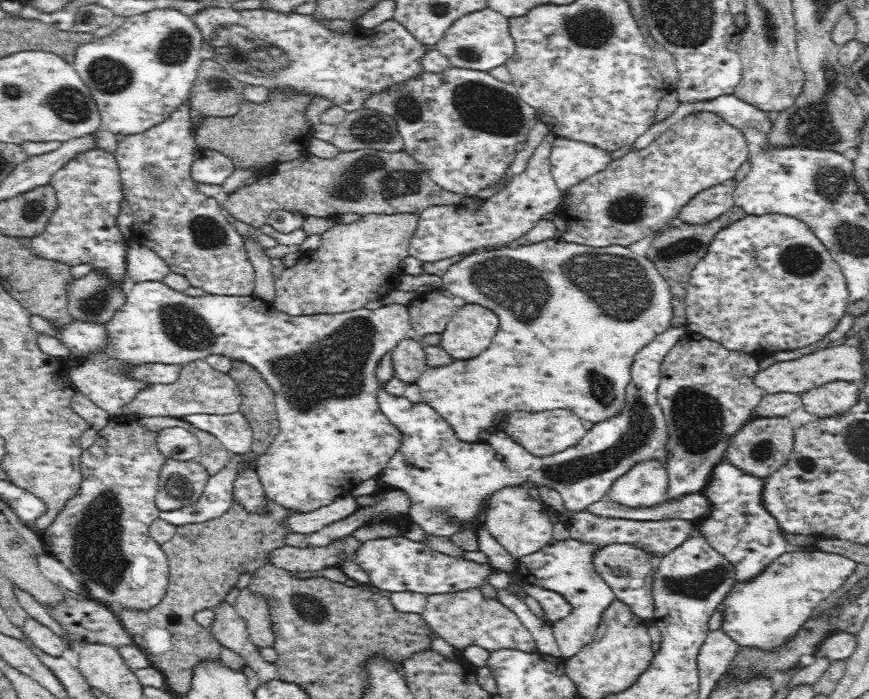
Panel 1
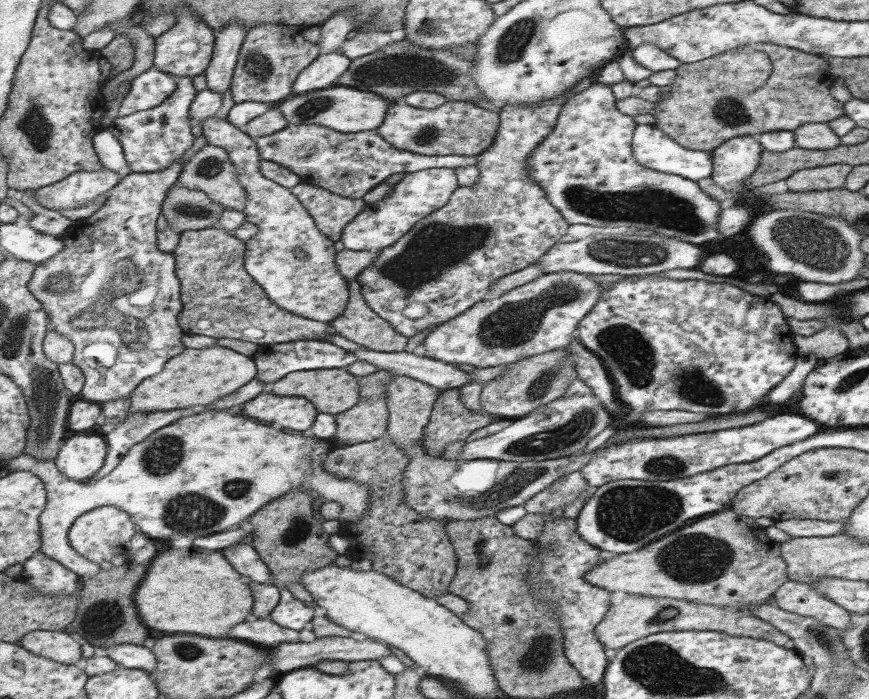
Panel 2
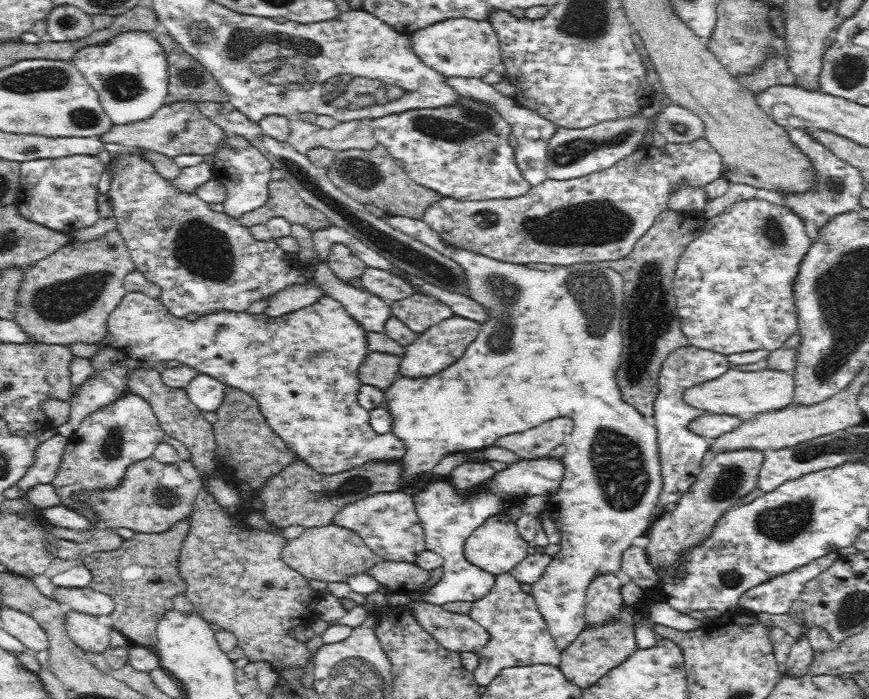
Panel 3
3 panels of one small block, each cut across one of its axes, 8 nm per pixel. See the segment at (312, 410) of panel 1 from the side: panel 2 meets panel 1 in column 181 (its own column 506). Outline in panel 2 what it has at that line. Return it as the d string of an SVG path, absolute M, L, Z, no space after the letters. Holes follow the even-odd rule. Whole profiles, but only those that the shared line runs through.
M571 271L541 273L532 281L508 290L497 298L486 297L477 301L457 317L438 325L423 338L415 352L425 358L449 364L469 364L475 368L511 365L570 344L576 336L579 322L590 312L602 293L603 283L595 283L586 274Z

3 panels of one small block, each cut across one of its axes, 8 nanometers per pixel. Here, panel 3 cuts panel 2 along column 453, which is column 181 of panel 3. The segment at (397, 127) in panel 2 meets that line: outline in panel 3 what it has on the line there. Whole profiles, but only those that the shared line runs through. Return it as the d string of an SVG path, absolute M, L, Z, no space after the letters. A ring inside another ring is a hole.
M176 101L174 104L165 105L151 118L132 122L131 125L112 125L108 132L101 135L97 139L104 143L136 148L140 152L158 153L172 160L184 152L202 156L215 153L222 144L222 140L226 138L222 128L211 122L202 110L189 101Z

